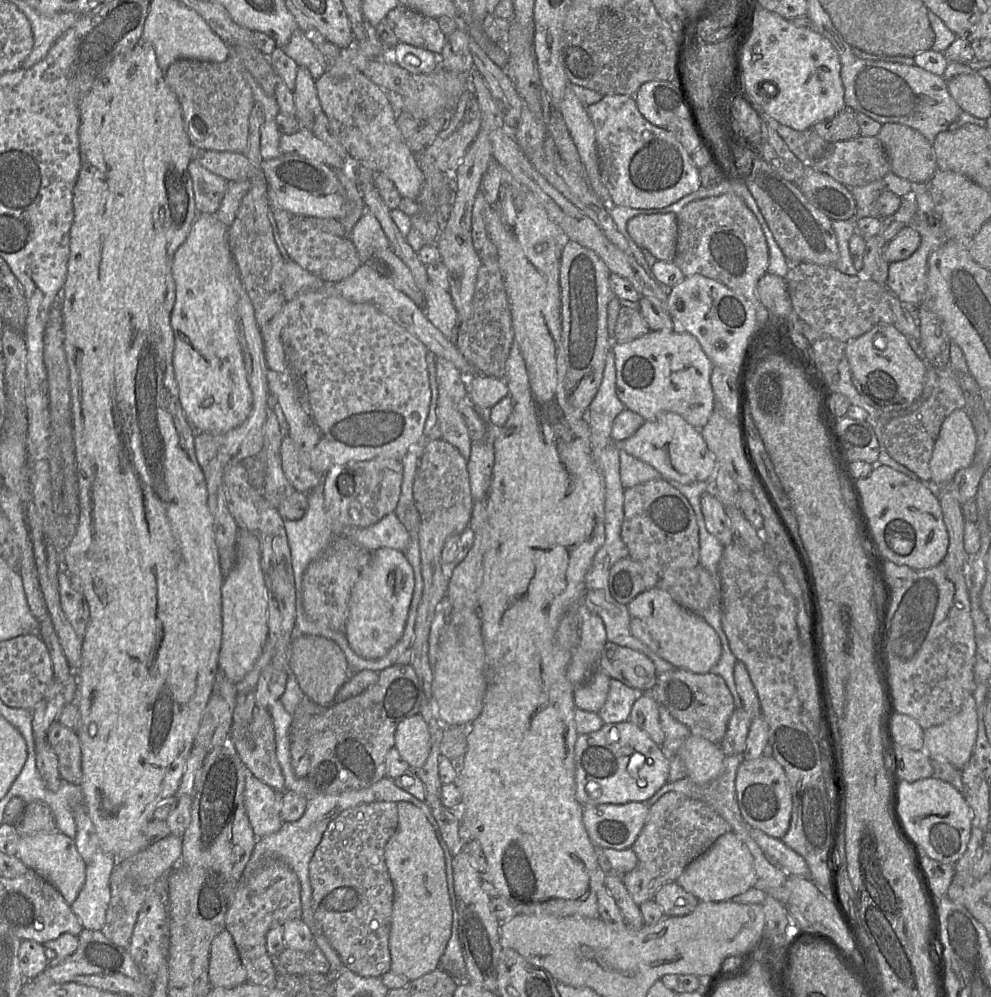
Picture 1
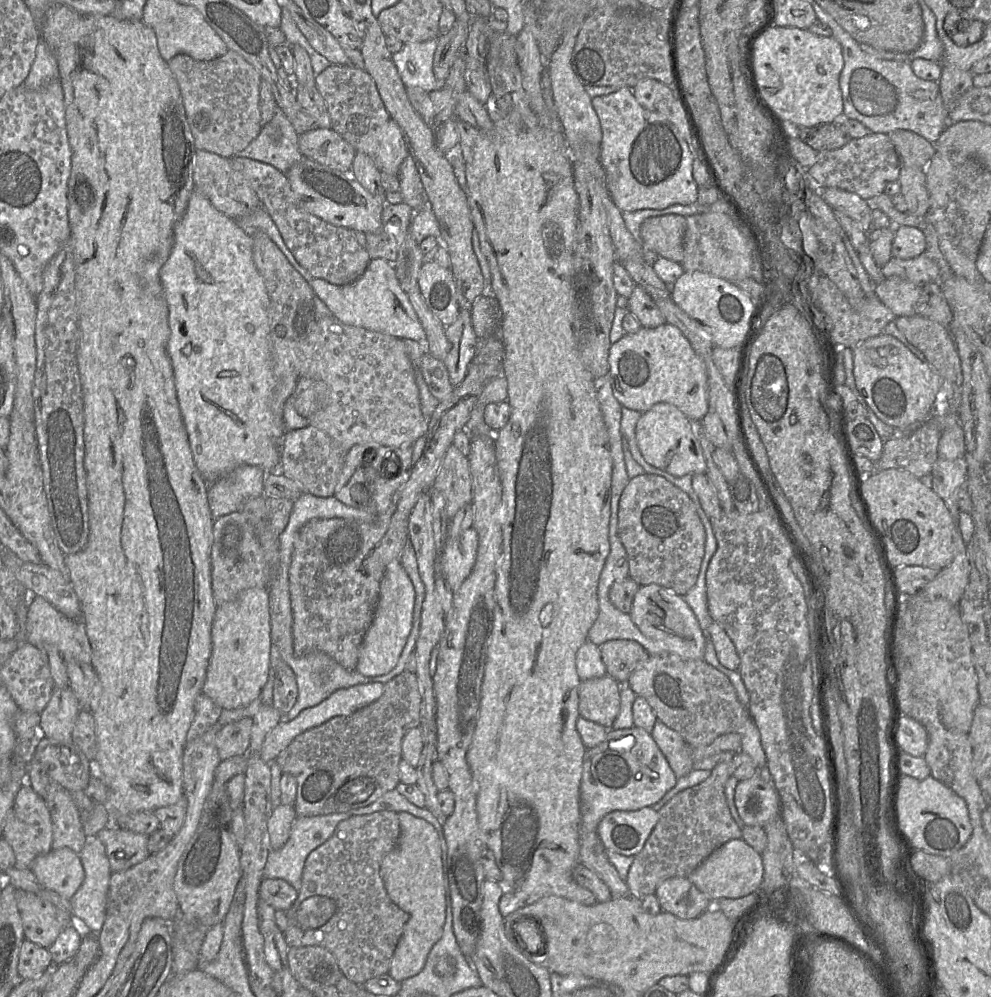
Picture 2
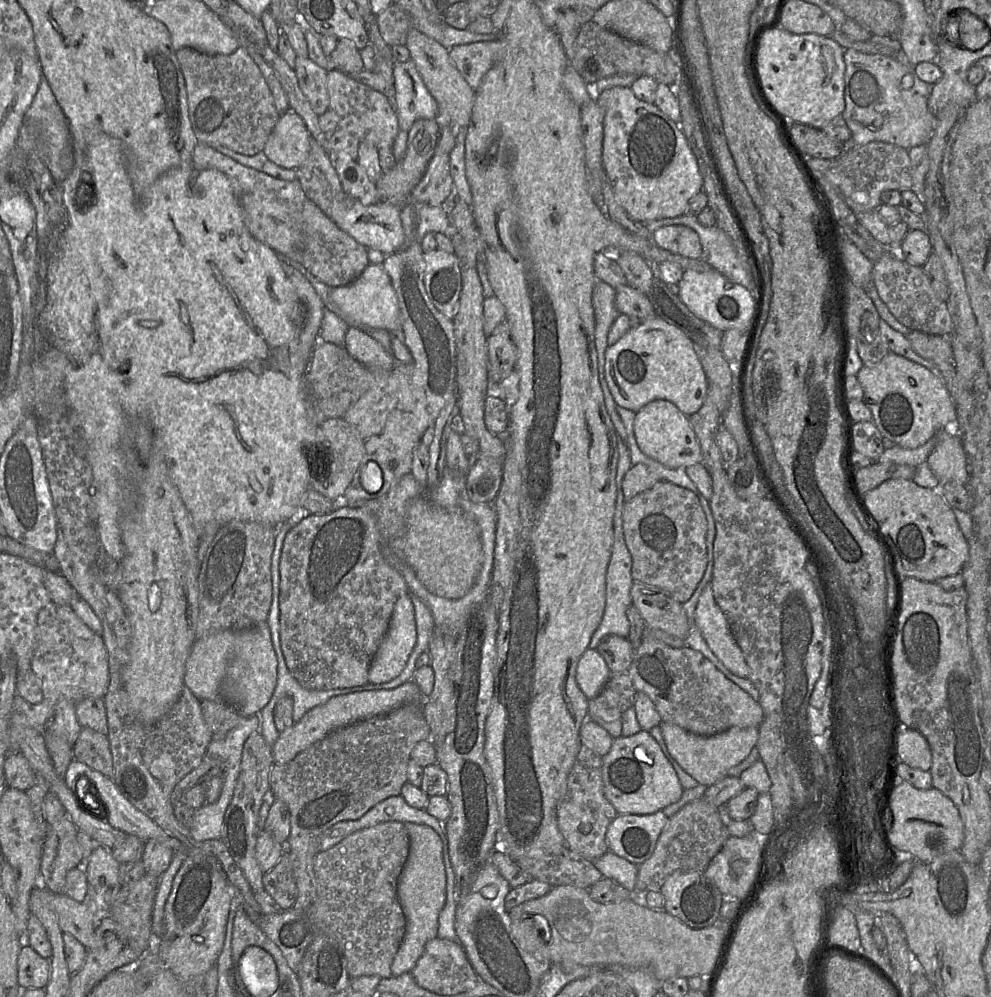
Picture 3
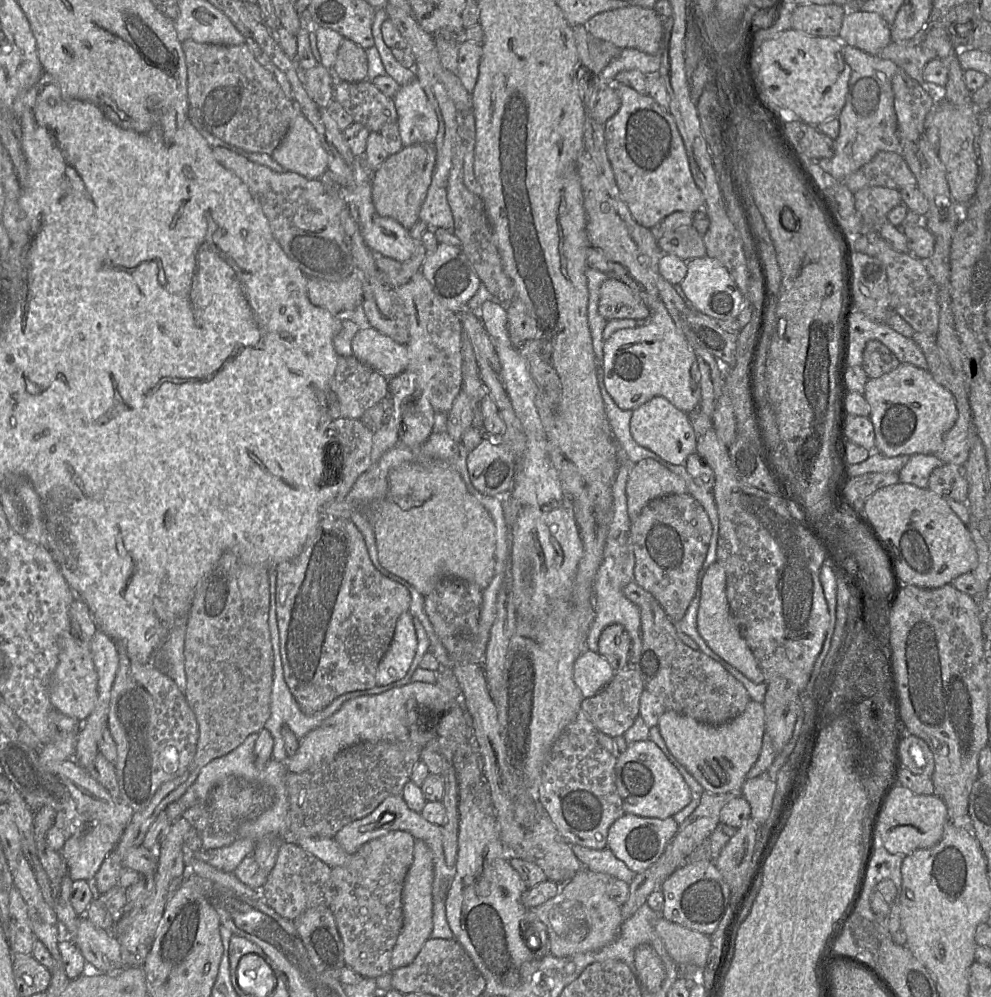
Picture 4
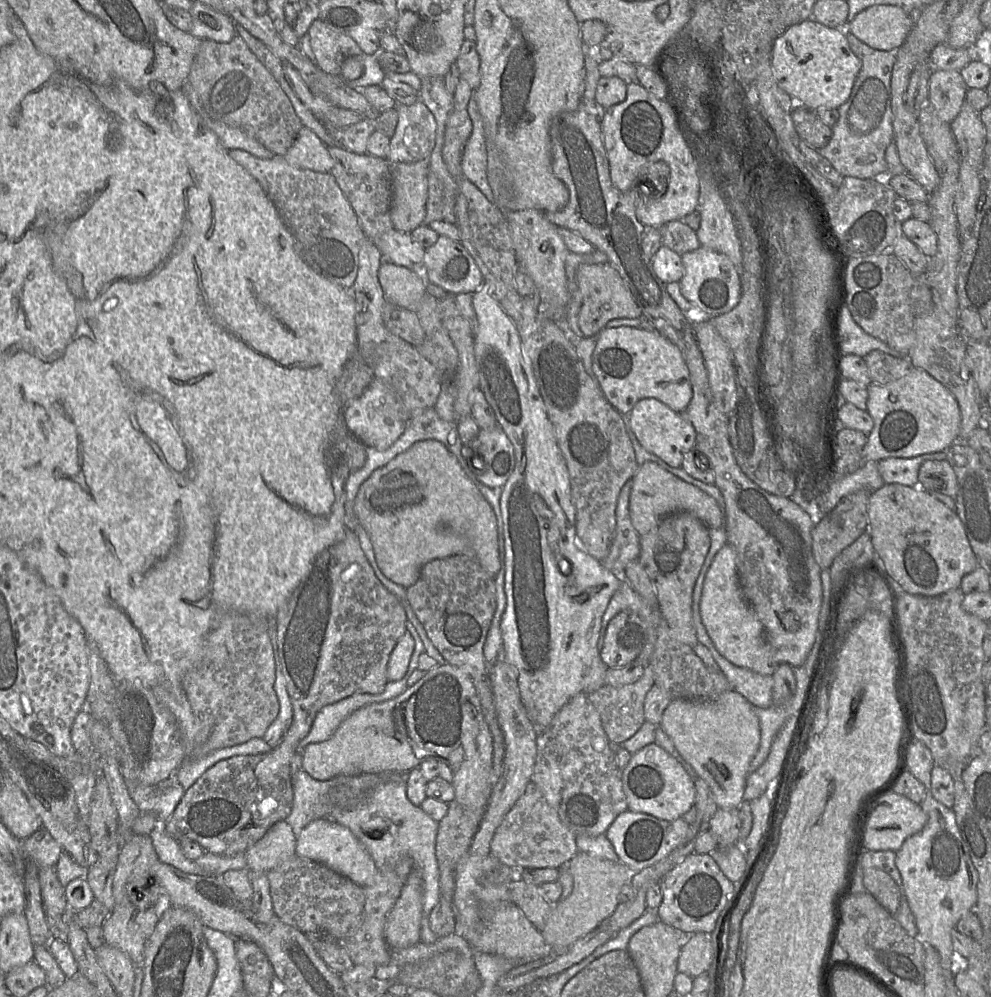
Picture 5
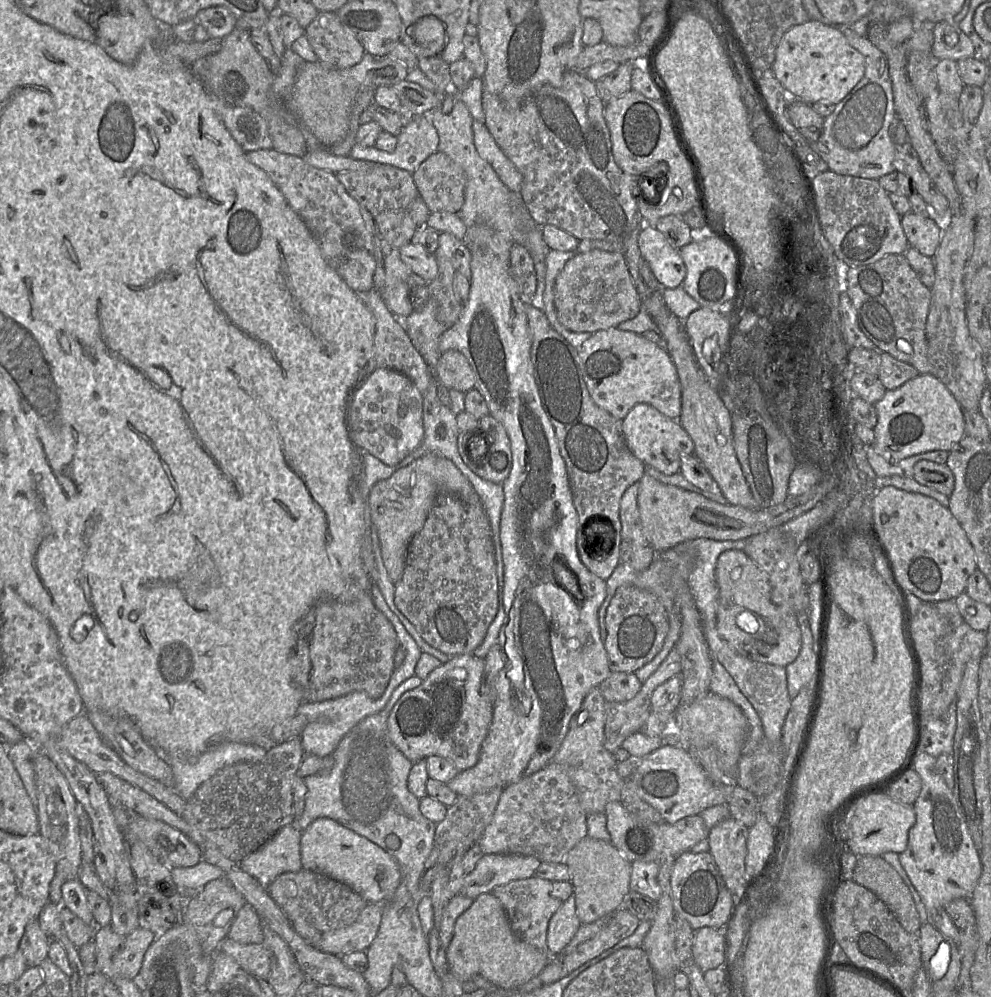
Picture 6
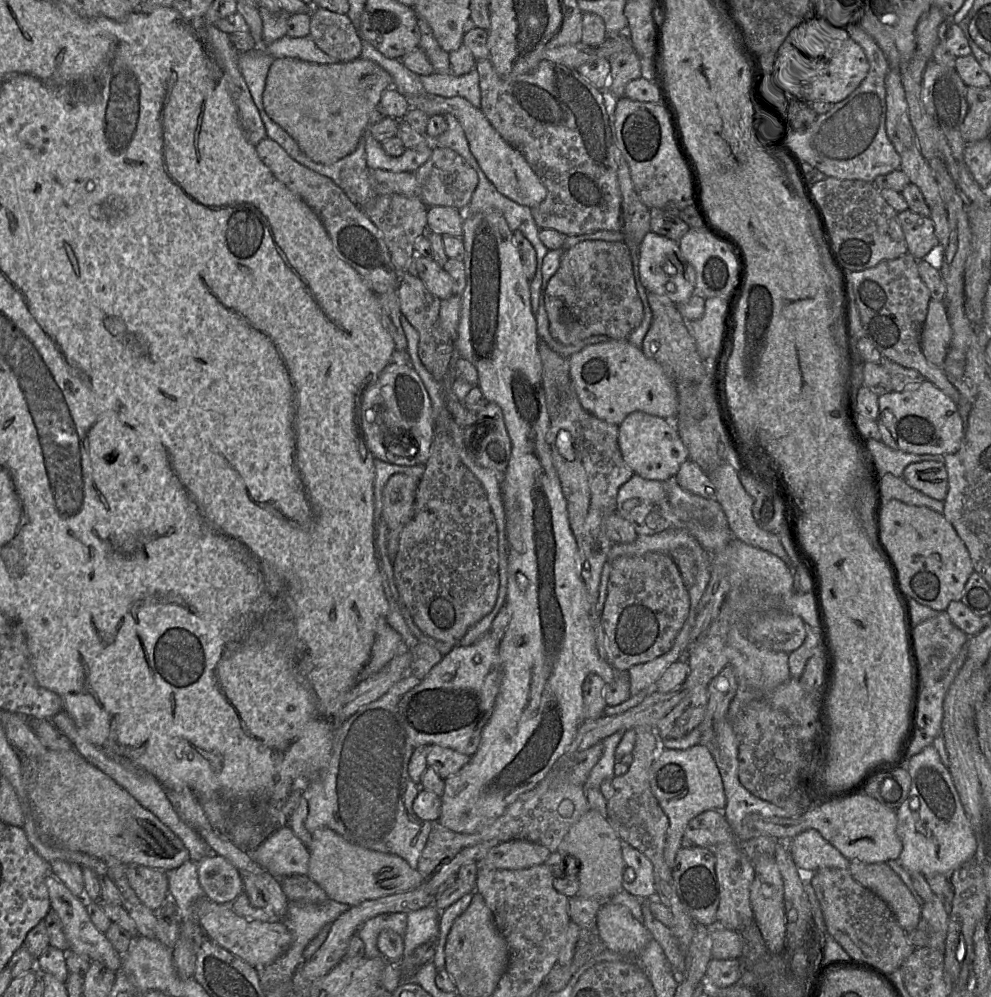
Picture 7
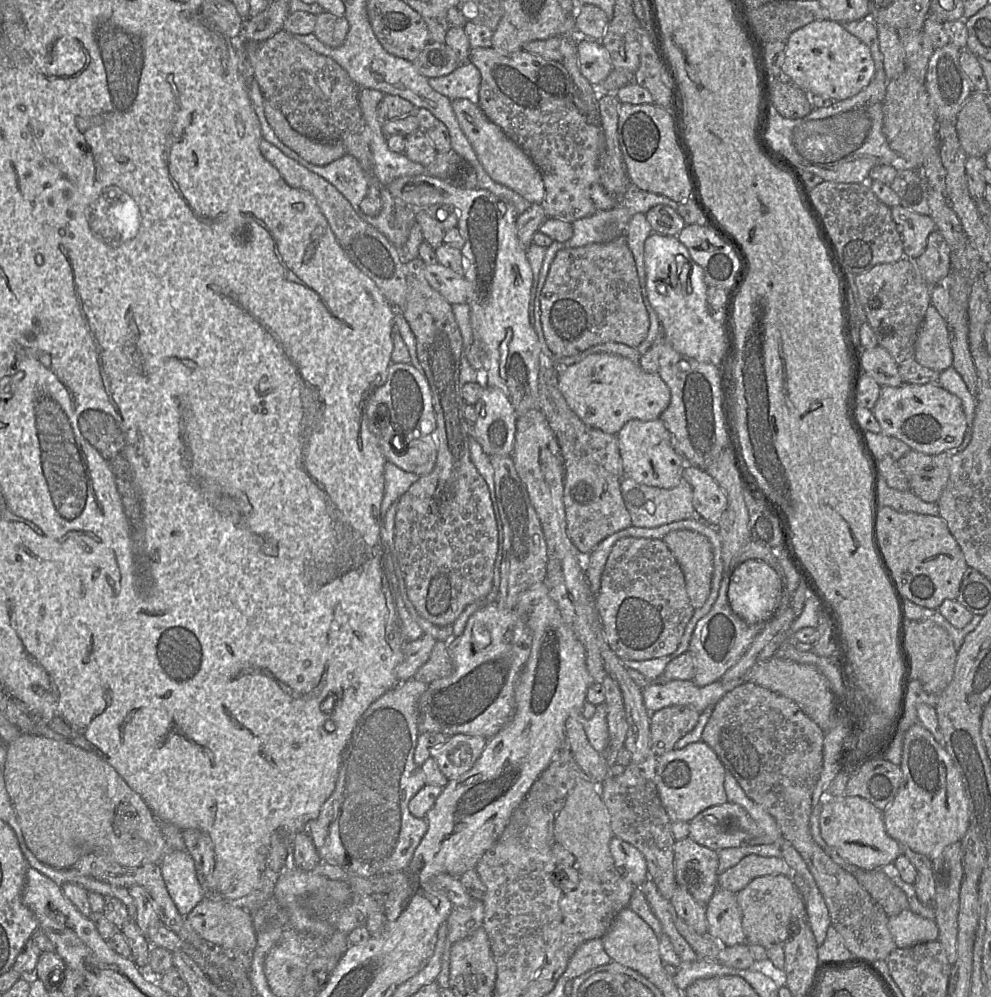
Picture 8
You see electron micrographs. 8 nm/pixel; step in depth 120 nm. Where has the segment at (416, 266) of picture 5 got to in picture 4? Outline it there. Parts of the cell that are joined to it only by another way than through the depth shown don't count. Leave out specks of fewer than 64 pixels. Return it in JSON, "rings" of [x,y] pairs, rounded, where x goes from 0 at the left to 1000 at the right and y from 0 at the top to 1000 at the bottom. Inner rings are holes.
{"rings":[[[378,215],[374,225],[364,230],[364,236],[376,254],[383,254],[404,264],[414,260],[420,251],[413,231],[394,218]]]}

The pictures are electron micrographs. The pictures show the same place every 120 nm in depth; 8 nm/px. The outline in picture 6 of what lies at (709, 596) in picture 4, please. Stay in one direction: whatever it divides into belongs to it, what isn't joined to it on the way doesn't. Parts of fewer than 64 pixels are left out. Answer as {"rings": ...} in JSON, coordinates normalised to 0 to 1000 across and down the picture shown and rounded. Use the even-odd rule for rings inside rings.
{"rings":[[[749,552],[727,556],[721,571],[726,590],[724,632],[726,637],[748,658],[757,662],[793,669],[808,652],[808,630],[795,608],[786,608],[778,601],[775,577]]]}

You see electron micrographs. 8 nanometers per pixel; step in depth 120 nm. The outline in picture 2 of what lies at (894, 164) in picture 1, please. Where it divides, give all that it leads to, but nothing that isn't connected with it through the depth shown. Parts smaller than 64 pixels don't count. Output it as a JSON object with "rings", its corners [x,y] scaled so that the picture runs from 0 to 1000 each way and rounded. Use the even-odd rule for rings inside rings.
{"rings":[[[906,129],[896,134],[911,168],[934,170],[945,153],[943,145],[930,136]]]}

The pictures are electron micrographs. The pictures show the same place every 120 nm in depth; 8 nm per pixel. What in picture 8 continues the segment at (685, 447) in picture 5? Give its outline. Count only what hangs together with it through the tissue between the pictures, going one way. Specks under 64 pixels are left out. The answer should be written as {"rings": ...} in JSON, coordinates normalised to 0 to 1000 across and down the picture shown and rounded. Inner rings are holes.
{"rings":[[[665,419],[655,422],[635,421],[623,434],[623,443],[630,477],[646,485],[670,490],[677,490],[685,485],[692,464],[682,453],[677,434]]]}

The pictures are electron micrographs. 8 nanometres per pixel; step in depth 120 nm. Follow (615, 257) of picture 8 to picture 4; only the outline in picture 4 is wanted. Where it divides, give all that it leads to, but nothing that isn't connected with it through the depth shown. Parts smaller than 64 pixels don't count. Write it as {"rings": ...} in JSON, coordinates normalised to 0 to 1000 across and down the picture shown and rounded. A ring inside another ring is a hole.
{"rings":[[[616,276],[605,290],[604,314],[612,320],[654,320],[656,310],[631,284]]]}

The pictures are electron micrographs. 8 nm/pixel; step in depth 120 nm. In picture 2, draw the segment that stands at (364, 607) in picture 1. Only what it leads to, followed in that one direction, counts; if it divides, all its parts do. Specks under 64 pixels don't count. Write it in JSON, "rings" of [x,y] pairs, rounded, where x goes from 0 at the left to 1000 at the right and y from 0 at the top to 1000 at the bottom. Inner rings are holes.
{"rings":[[[404,561],[395,563],[383,585],[375,625],[363,648],[359,672],[369,679],[391,676],[401,666],[416,631],[419,591]]]}

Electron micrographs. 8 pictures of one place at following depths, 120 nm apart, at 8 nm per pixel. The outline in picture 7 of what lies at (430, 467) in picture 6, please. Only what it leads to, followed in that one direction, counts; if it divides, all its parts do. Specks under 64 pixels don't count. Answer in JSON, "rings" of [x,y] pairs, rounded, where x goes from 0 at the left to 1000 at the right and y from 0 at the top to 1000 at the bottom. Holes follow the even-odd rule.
{"rings":[[[400,474],[385,492],[385,520],[392,528],[391,553],[396,565],[403,550],[404,536],[417,519],[422,482],[414,476]]]}

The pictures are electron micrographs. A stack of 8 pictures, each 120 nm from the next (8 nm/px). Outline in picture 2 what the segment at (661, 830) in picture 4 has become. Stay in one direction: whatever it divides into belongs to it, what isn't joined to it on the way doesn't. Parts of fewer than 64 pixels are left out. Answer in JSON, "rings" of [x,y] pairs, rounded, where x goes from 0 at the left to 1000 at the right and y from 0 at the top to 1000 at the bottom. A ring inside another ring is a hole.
{"rings":[[[650,809],[641,813],[619,813],[603,826],[602,837],[612,853],[642,859],[665,822],[665,813]]]}

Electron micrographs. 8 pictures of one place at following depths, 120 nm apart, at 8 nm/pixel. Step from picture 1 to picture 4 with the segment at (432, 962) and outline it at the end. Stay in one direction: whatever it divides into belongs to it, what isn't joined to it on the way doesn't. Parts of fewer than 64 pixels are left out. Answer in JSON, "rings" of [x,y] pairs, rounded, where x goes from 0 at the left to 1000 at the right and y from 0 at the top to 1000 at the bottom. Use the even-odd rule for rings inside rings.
{"rings":[[[419,842],[417,866],[408,882],[405,900],[407,930],[396,954],[395,973],[400,973],[415,967],[429,945],[434,942],[437,933],[437,882],[438,870],[436,855],[428,844]]]}

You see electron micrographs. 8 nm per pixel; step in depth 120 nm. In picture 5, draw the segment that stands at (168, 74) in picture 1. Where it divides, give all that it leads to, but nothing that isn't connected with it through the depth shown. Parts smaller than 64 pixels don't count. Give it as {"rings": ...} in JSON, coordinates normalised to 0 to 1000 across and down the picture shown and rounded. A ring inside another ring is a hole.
{"rings":[[[238,34],[238,36],[232,42],[219,42],[211,39],[205,39],[200,49],[200,52],[195,60],[192,73],[184,90],[189,96],[193,106],[200,114],[209,114],[212,119],[222,121],[229,125],[246,130],[248,133],[250,133],[253,137],[255,137],[257,140],[259,140],[262,144],[271,149],[277,155],[287,156],[287,154],[297,143],[303,129],[306,126],[304,119],[300,116],[293,99],[284,88],[282,82],[276,78],[273,72],[263,63],[259,56],[252,50],[248,42],[240,34]]]}

